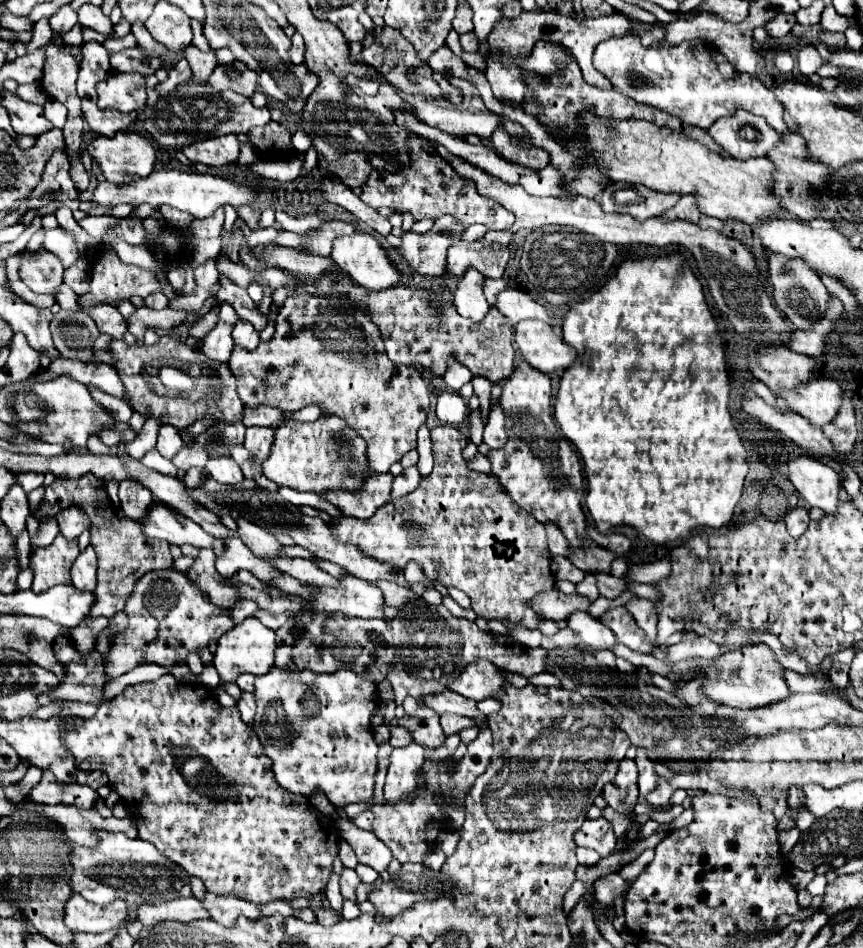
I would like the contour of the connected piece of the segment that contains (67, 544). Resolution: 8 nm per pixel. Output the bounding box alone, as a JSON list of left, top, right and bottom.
[29,534,77,594]

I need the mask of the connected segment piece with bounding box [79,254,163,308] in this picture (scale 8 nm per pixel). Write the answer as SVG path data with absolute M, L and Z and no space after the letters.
M105 256L101 258L93 268L91 268L91 282L89 282L89 292L79 296L79 302L81 306L85 308L93 308L97 304L111 304L111 306L117 306L119 300L129 300L133 296L141 296L141 298L147 298L149 294L153 292L162 291L163 287L161 281L157 278L157 275L153 270L145 270L137 266L131 266L131 264L125 264L125 262L115 262L117 256Z

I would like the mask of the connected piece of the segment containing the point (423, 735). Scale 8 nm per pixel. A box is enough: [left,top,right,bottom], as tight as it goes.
[399,708,445,748]

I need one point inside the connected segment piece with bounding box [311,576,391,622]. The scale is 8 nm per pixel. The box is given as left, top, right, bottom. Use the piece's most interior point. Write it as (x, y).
(355, 597)

